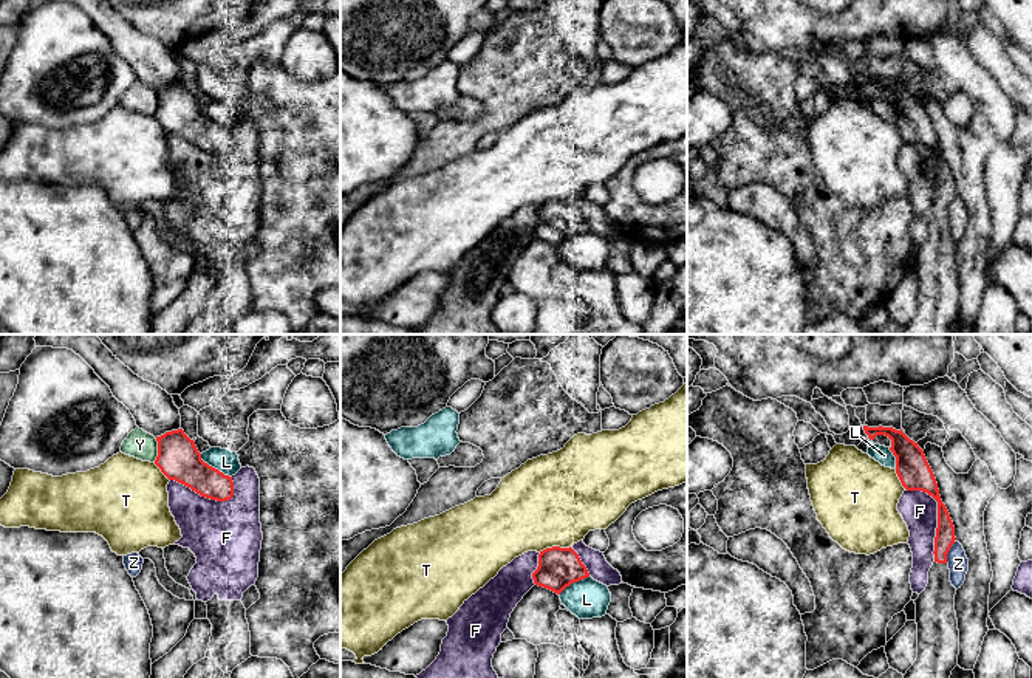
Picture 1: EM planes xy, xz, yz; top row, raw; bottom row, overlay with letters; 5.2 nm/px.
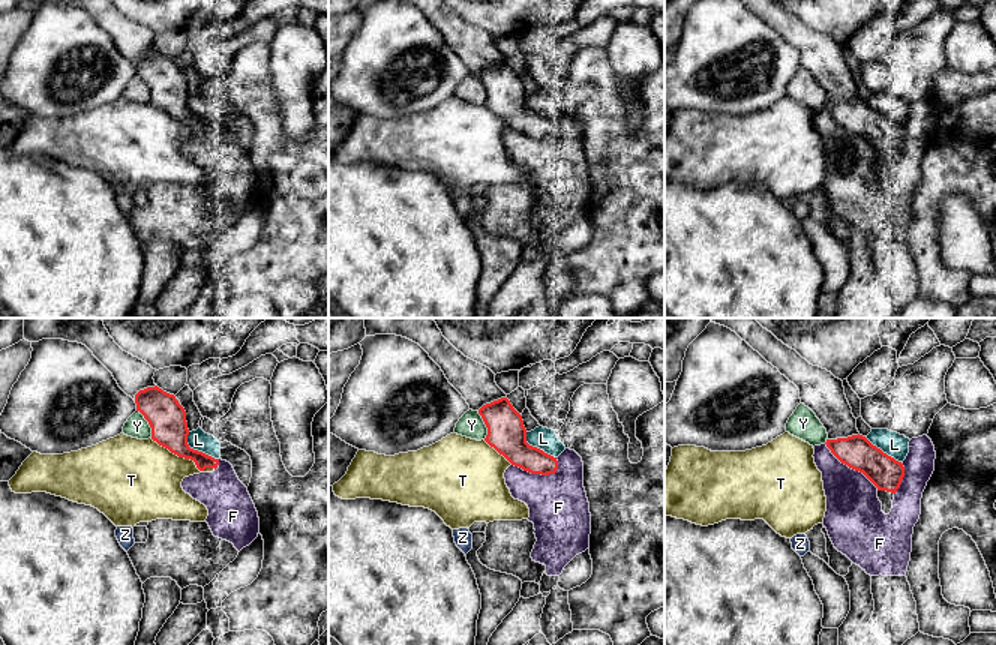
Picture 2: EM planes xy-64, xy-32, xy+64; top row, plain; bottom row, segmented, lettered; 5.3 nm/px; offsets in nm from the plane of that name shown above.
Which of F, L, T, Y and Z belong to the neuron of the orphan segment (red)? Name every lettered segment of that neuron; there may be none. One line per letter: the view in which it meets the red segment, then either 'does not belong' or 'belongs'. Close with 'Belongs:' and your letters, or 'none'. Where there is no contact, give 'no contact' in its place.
F: contact in yz; does not belong
L: contact in xy; does not belong
T: contact in xz; does not belong
Y: contact in xy; does not belong
Z: contact in yz; does not belong
Belongs: none

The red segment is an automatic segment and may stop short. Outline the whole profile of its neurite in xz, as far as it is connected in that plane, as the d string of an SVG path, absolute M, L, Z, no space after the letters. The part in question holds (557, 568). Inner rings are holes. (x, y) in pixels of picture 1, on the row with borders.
M552 546L540 551L534 584L560 594L566 587L589 577L579 554L569 548Z

